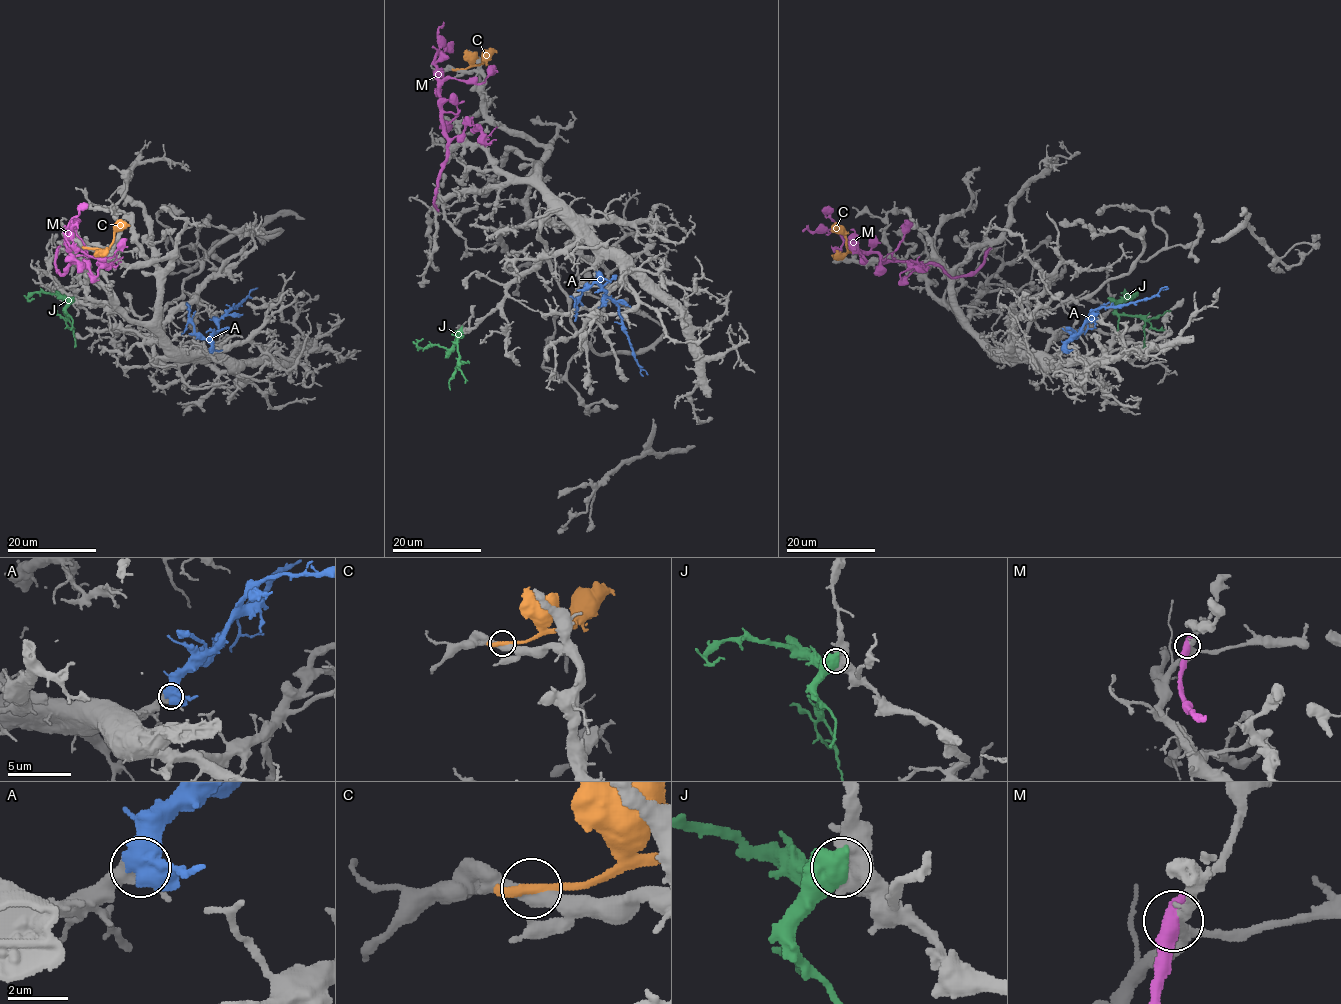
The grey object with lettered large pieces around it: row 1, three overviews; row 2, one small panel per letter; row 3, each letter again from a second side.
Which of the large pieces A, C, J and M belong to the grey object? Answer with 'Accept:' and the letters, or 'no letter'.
Accept: A

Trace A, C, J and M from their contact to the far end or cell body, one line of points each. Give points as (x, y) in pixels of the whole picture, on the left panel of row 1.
A: (210, 349), (211, 337), (218, 329), (218, 322), (257, 288)
C: (88, 248), (108, 248), (114, 233), (129, 224)
J: (73, 300), (66, 309), (65, 320), (57, 315), (57, 310)
M: (57, 249), (56, 268), (63, 275), (73, 261), (69, 248), (80, 249), (95, 257), (110, 258), (125, 238)

